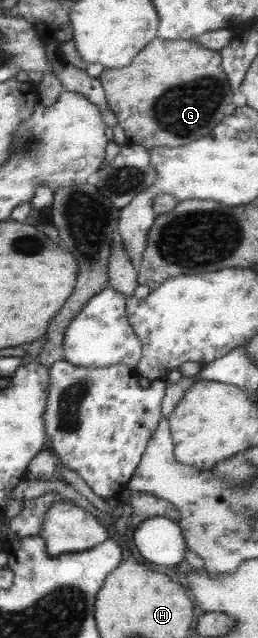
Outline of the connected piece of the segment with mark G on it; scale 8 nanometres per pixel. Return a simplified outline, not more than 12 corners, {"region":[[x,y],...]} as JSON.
{"region":[[155,37],[105,69],[126,142],[184,146],[236,107],[222,56]]}

